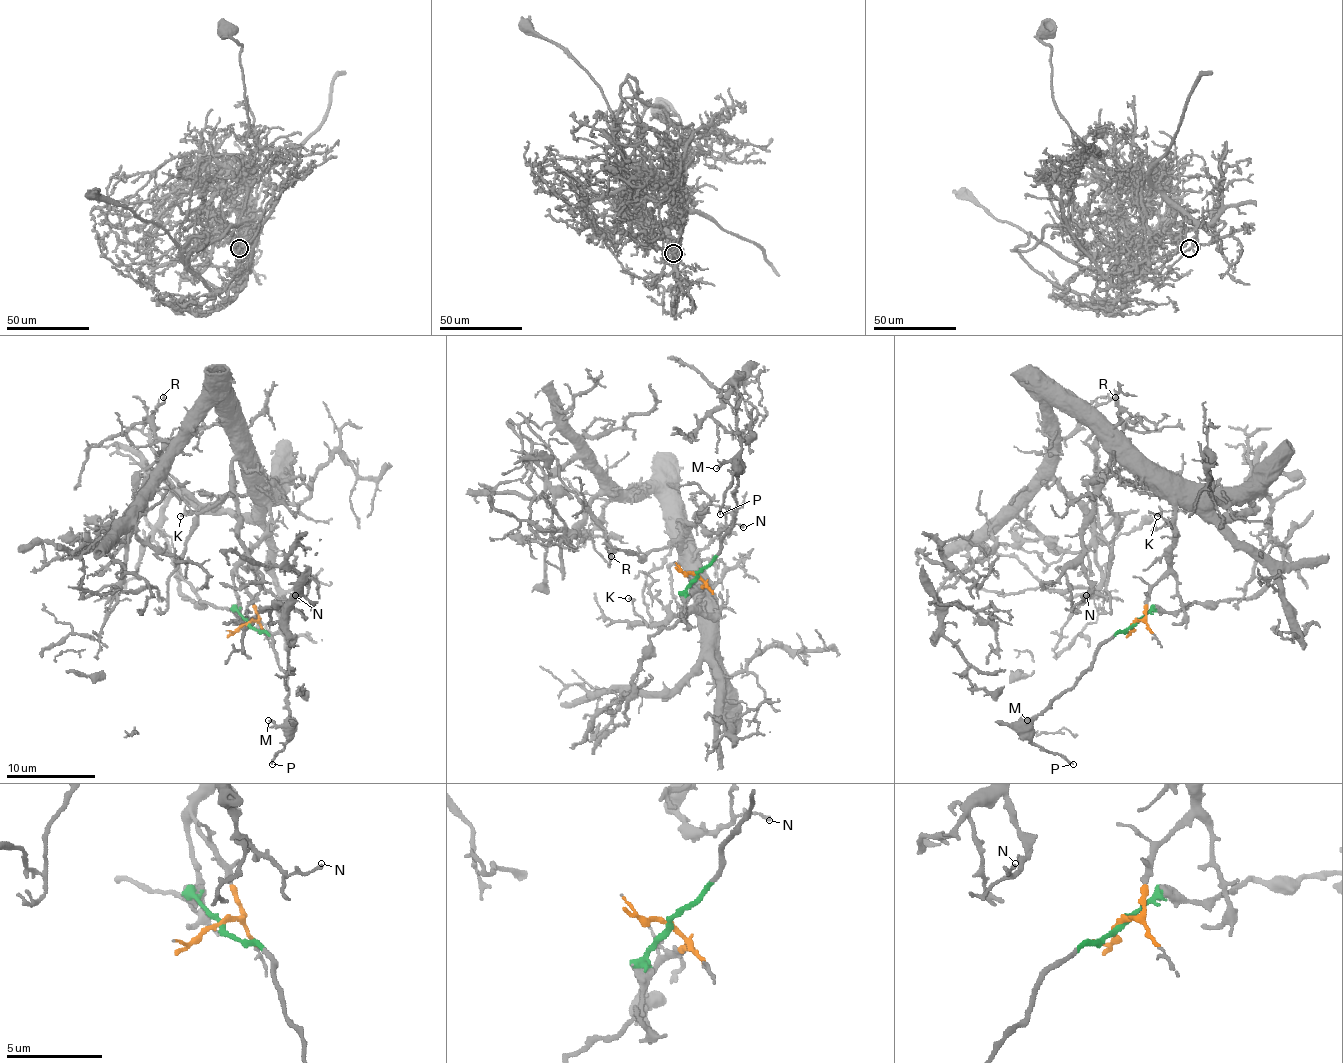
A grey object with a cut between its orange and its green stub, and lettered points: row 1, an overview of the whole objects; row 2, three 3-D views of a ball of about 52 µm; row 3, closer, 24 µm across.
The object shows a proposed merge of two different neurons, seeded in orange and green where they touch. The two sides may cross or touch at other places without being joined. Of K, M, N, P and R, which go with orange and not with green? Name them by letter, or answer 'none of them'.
K, N, R

